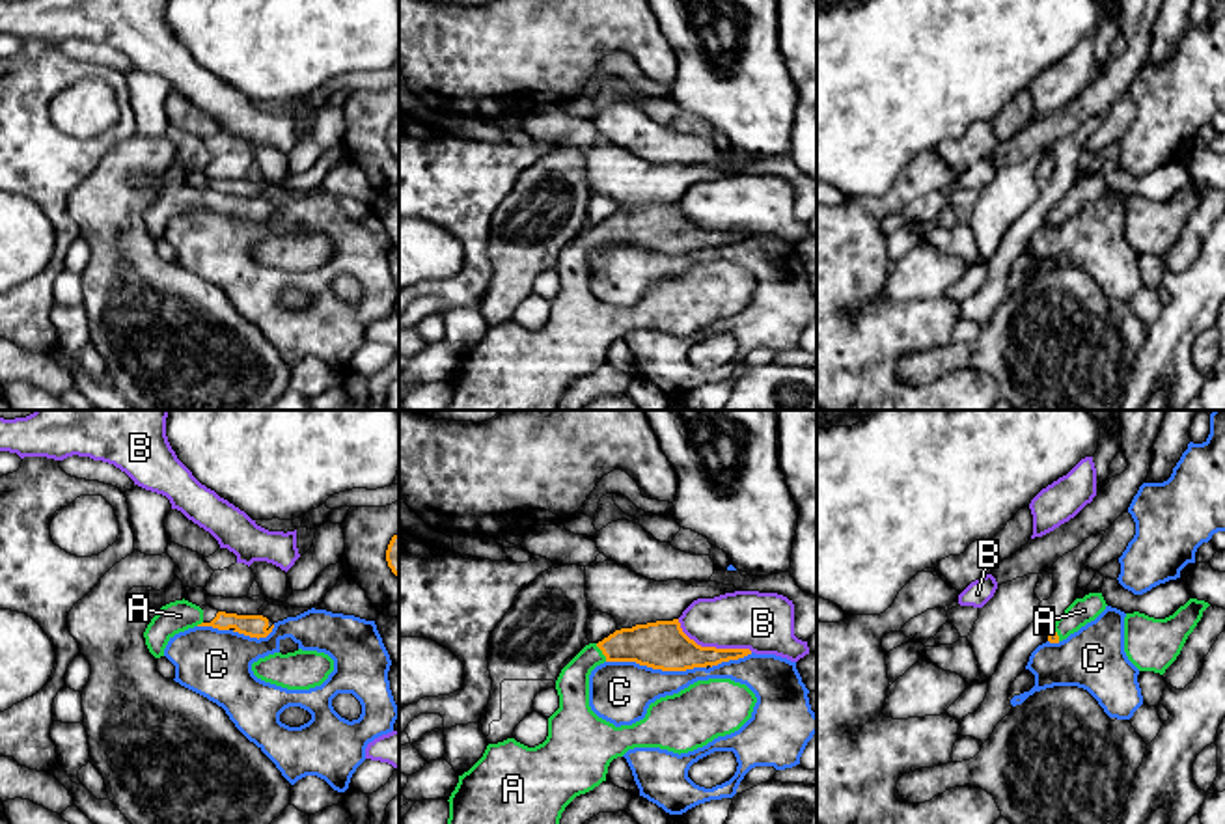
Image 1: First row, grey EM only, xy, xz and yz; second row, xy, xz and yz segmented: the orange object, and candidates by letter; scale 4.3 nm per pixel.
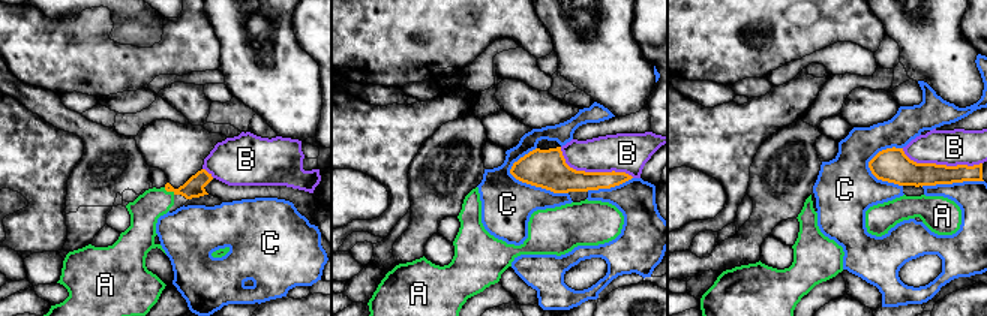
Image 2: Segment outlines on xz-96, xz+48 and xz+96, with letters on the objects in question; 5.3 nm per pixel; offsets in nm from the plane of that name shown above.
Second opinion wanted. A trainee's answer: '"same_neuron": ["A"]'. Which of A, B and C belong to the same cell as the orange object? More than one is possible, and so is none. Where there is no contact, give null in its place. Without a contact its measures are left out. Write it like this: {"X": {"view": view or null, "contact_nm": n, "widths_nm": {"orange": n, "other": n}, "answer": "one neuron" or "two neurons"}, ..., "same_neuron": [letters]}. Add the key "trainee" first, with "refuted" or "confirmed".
{"trainee": "confirmed", "A": {"view": "xz", "contact_nm": 90, "widths_nm": {"orange": 200, "other": 140}, "answer": "one neuron"}, "B": {"view": "xz", "contact_nm": 360, "widths_nm": {"orange": 200, "other": 260}, "answer": "two neurons"}, "C": {"view": "xz", "contact_nm": 440, "widths_nm": {"orange": 200, "other": 280}, "answer": "two neurons"}, "same_neuron": ["A"]}

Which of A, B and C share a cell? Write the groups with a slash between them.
A / B / C

